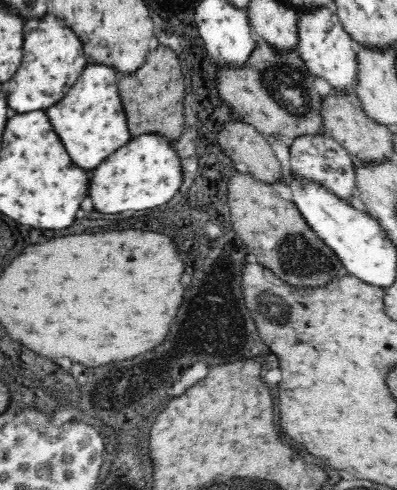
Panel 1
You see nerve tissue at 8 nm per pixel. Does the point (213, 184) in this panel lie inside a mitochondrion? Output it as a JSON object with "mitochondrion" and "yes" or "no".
{"mitochondrion":"no"}

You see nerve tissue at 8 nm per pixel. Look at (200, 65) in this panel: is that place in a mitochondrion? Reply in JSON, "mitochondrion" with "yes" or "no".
{"mitochondrion":"no"}

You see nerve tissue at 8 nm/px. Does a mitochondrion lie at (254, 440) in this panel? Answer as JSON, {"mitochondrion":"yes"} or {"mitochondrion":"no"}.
{"mitochondrion":"no"}

